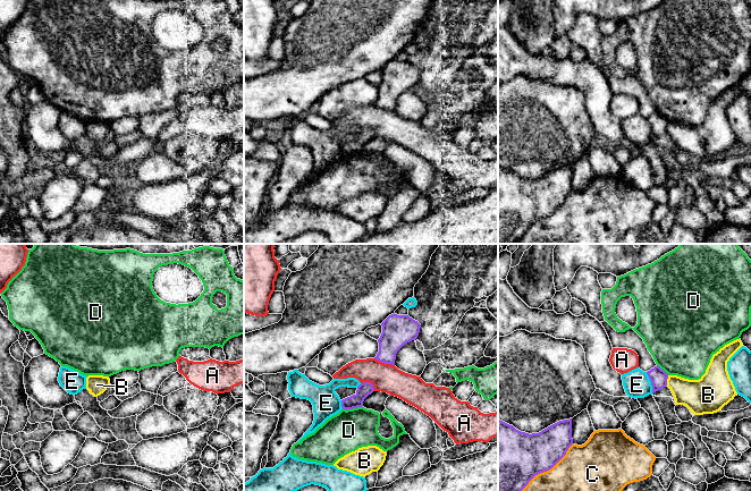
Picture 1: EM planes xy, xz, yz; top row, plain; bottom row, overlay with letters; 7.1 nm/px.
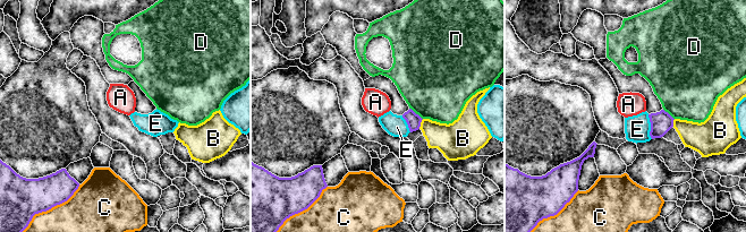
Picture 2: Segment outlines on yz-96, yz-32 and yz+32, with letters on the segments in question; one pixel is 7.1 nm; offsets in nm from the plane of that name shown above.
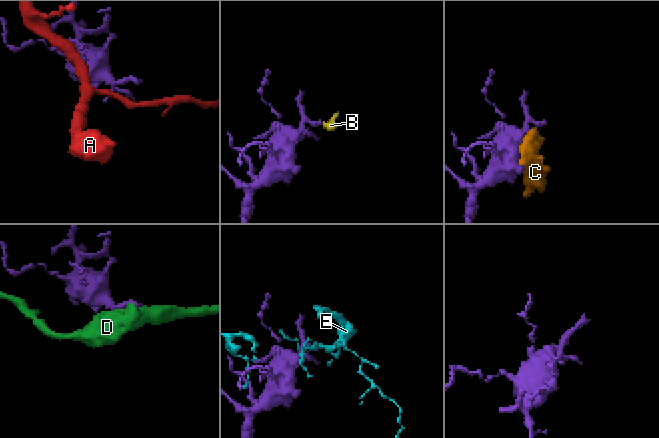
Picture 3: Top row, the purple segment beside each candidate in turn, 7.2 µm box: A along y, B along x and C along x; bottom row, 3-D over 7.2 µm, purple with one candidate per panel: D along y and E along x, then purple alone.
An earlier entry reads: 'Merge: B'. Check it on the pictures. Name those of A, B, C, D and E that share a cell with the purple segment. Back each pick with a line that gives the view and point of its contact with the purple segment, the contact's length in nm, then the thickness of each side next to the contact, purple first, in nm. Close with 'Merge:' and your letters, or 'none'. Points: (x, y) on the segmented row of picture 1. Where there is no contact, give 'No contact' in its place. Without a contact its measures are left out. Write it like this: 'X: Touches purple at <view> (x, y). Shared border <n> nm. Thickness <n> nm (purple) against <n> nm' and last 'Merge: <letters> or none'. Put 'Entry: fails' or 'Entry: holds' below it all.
Merge: none
Entry: fails

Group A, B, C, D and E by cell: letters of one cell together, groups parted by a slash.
A / B / C / D / E

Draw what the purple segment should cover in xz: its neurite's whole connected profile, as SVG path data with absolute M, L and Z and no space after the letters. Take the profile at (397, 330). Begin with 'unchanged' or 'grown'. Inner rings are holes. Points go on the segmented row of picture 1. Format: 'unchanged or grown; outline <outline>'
unchanged; outline M389 315L382 323L382 333L378 339L377 361L395 365L397 352L419 336L421 324L408 315Z

